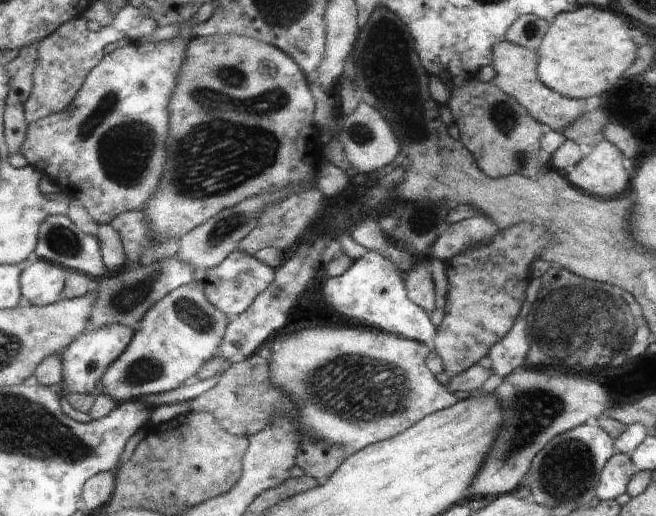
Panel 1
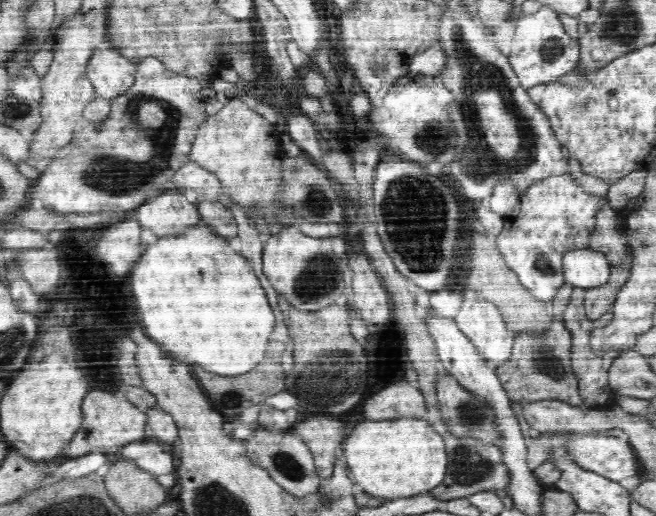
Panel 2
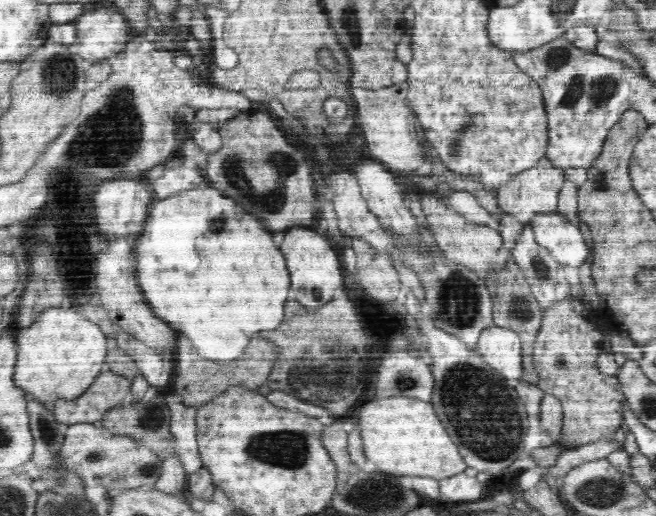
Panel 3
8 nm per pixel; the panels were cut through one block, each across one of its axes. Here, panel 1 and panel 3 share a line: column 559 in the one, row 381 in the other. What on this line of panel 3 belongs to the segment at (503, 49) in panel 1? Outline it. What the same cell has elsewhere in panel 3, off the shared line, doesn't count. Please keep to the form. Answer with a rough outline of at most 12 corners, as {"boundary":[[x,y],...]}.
{"boundary":[[104,369],[81,395],[58,399],[67,425],[100,424],[127,401],[130,379]]}

